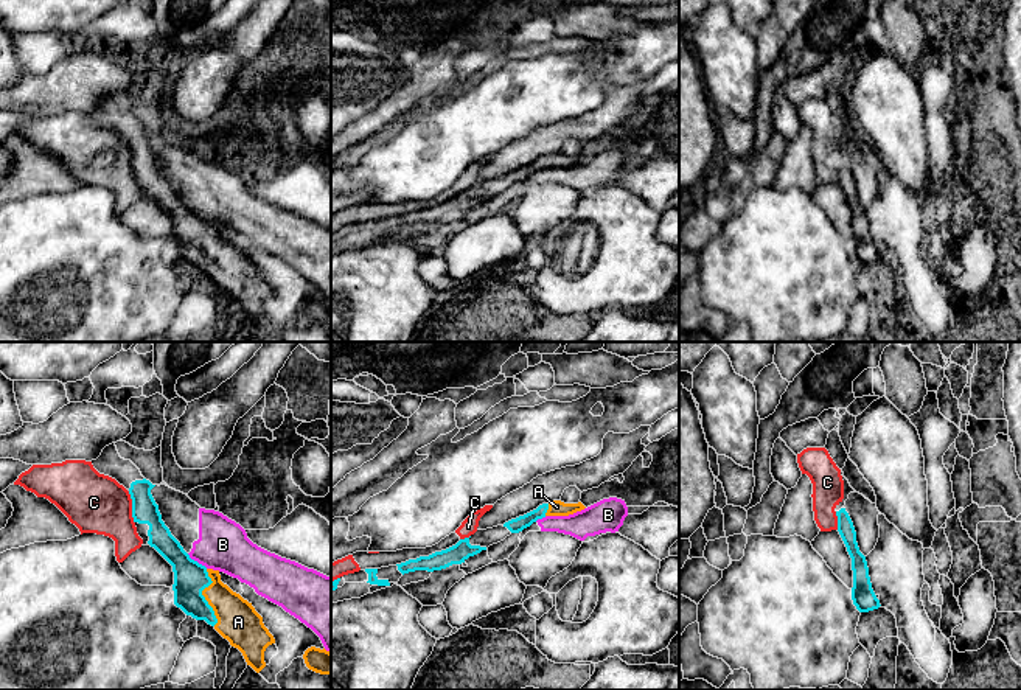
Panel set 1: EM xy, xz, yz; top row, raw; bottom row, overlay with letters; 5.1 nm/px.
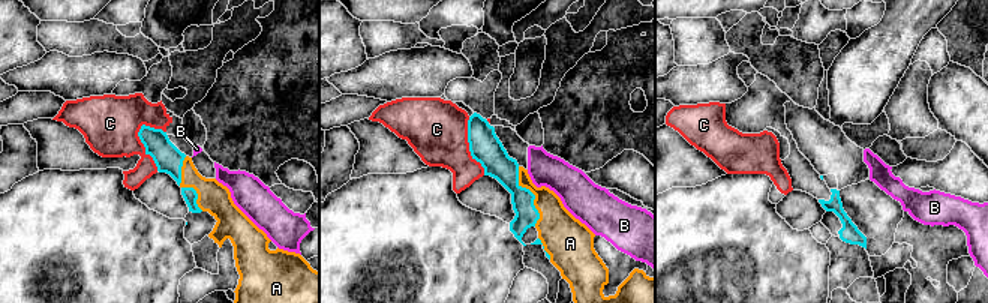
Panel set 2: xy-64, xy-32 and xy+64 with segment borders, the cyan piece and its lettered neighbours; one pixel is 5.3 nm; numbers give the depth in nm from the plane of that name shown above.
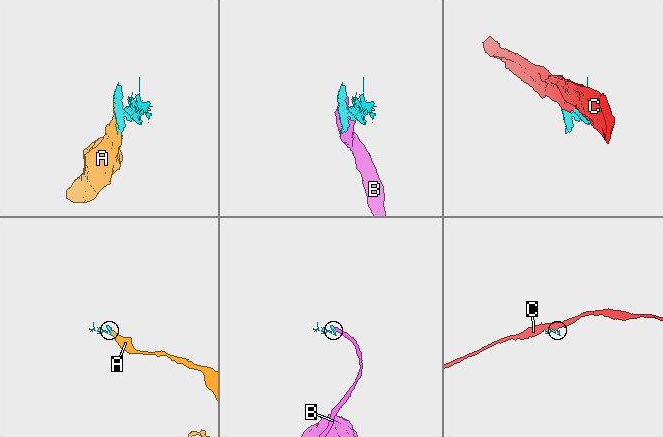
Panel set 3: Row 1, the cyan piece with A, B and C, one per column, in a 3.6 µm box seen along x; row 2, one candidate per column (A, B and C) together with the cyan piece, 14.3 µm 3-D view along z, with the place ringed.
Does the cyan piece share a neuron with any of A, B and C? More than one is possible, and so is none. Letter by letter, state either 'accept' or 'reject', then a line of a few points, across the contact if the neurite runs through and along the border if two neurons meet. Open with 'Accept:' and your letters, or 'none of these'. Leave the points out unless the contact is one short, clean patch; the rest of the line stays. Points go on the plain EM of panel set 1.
Accept: A
A: accept
B: reject; line xy (187, 205), (207, 219)
C: reject

